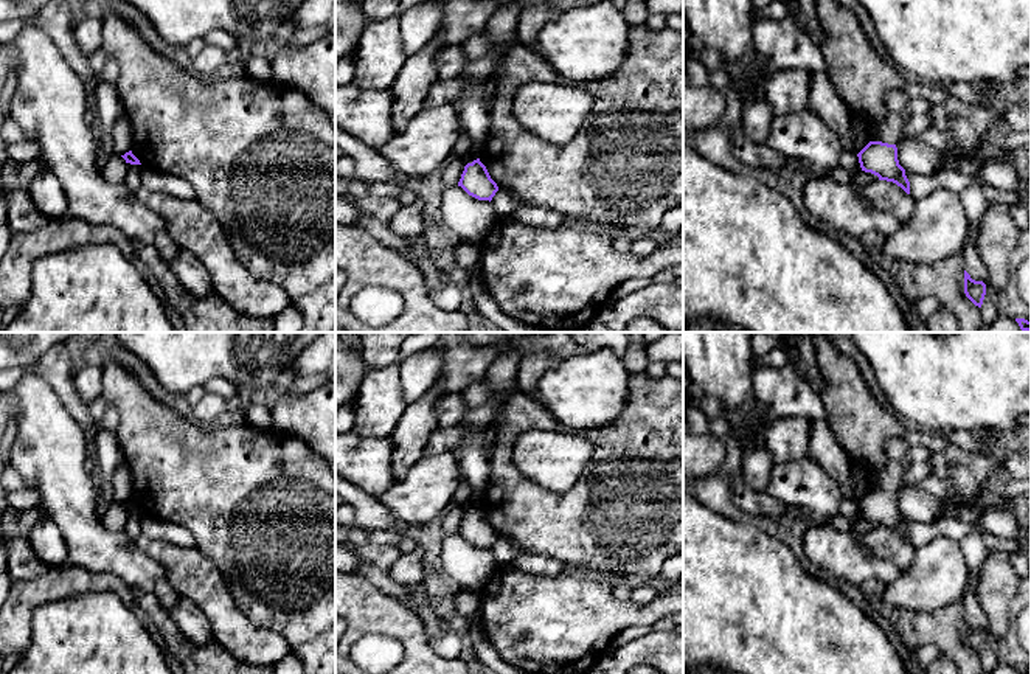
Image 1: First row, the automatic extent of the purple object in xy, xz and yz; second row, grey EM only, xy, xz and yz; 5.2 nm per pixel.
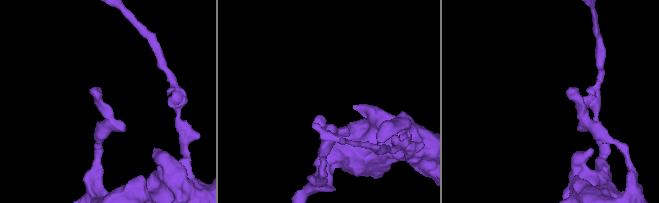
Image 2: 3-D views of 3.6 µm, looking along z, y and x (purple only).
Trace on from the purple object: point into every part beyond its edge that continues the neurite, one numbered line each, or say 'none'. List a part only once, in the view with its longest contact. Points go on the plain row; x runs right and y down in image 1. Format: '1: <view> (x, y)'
none

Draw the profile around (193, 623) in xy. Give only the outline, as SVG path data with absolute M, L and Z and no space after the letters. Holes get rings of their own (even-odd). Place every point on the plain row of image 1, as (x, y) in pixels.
M180 598L168 617L193 643L208 644L214 641L210 620L191 599Z

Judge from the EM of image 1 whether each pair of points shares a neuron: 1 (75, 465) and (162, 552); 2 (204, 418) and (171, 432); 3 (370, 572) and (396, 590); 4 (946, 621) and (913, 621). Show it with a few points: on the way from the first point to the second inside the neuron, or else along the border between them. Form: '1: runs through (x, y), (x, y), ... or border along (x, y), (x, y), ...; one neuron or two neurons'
1: border along (132, 541), (165, 570), (166, 578); two neurons
2: border along (197, 421), (210, 426); two neurons
3: runs through (376, 576), (390, 589); one neuron
4: runs through (938, 621), (921, 621); one neuron

